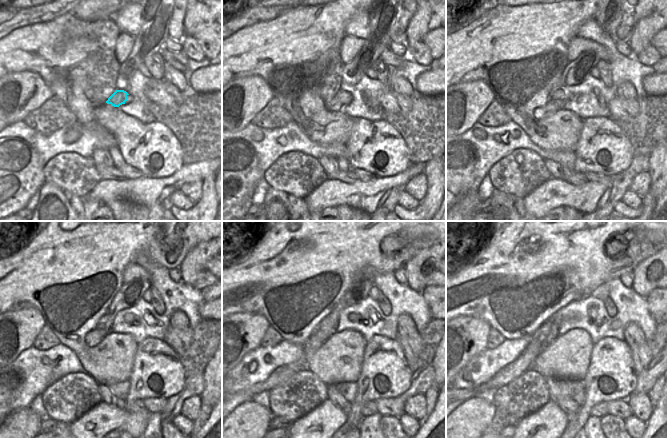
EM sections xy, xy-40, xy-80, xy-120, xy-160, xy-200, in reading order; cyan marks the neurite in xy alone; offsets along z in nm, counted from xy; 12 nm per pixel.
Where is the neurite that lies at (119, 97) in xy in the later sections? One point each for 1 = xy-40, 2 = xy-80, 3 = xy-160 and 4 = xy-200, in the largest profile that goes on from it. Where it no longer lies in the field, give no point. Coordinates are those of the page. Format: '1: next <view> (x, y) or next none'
1: next xy-40 (342, 97)
2: next xy-80 (553, 105)
3: next xy-160 (320, 334)
4: next xy-200 (507, 374)

